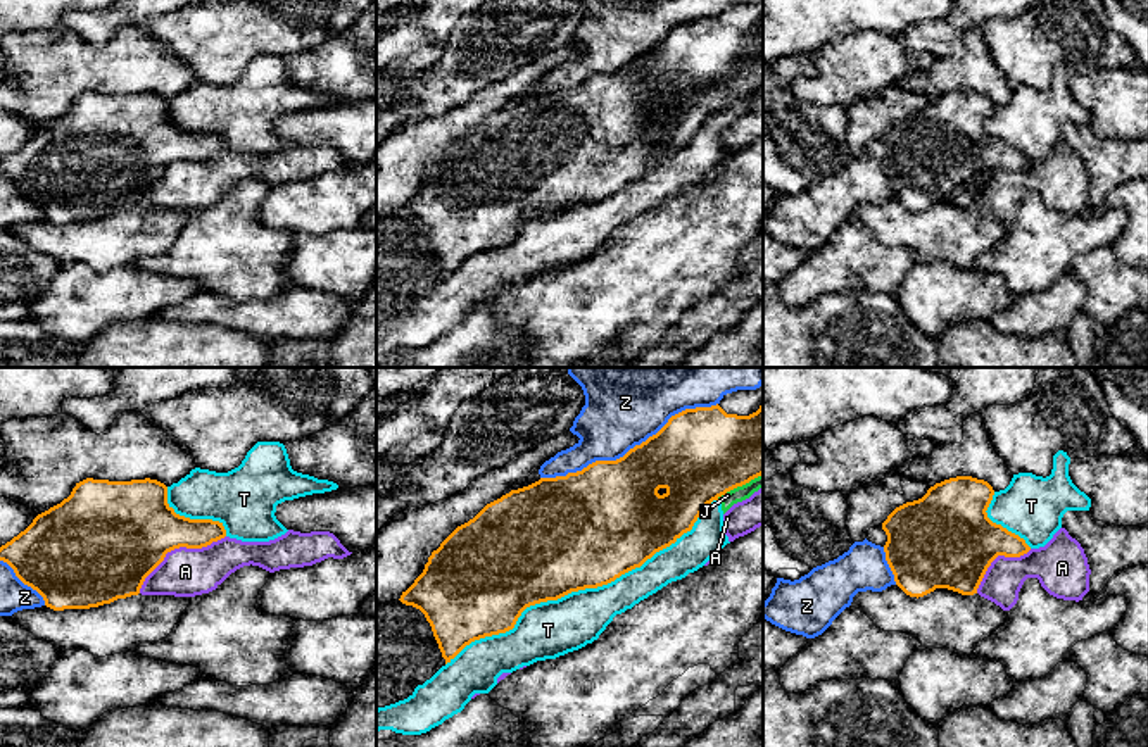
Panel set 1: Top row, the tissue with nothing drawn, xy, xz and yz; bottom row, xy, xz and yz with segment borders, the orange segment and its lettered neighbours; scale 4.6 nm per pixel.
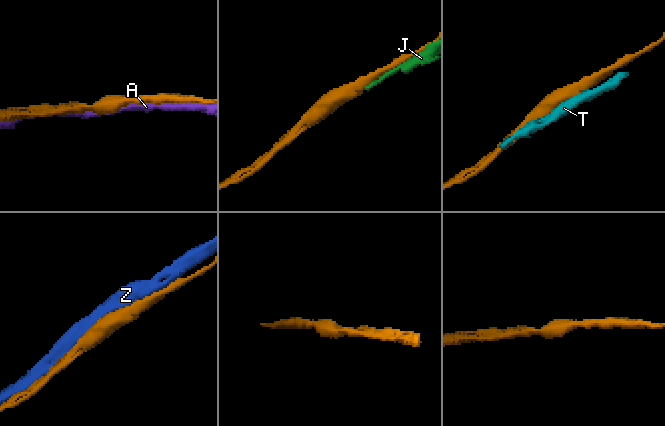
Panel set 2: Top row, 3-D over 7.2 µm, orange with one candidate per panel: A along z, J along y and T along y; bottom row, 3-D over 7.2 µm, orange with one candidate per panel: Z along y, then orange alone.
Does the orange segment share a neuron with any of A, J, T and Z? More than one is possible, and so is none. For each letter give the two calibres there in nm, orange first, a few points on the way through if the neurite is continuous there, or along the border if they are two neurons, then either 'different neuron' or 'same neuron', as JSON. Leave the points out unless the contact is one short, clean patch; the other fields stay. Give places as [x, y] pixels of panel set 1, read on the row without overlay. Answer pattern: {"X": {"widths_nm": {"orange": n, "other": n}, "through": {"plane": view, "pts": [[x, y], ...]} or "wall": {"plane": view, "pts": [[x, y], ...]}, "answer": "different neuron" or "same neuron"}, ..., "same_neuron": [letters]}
{"A": {"widths_nm": {"orange": 440, "other": 220}, "answer": "different neuron"}, "J": {"widths_nm": {"orange": 420, "other": 70}, "answer": "different neuron"}, "T": {"widths_nm": {"orange": 500, "other": 260}, "answer": "different neuron"}, "Z": {"widths_nm": {"orange": 380, "other": 300}, "answer": "different neuron"}, "same_neuron": []}

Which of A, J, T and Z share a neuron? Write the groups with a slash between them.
A / J T / Z

